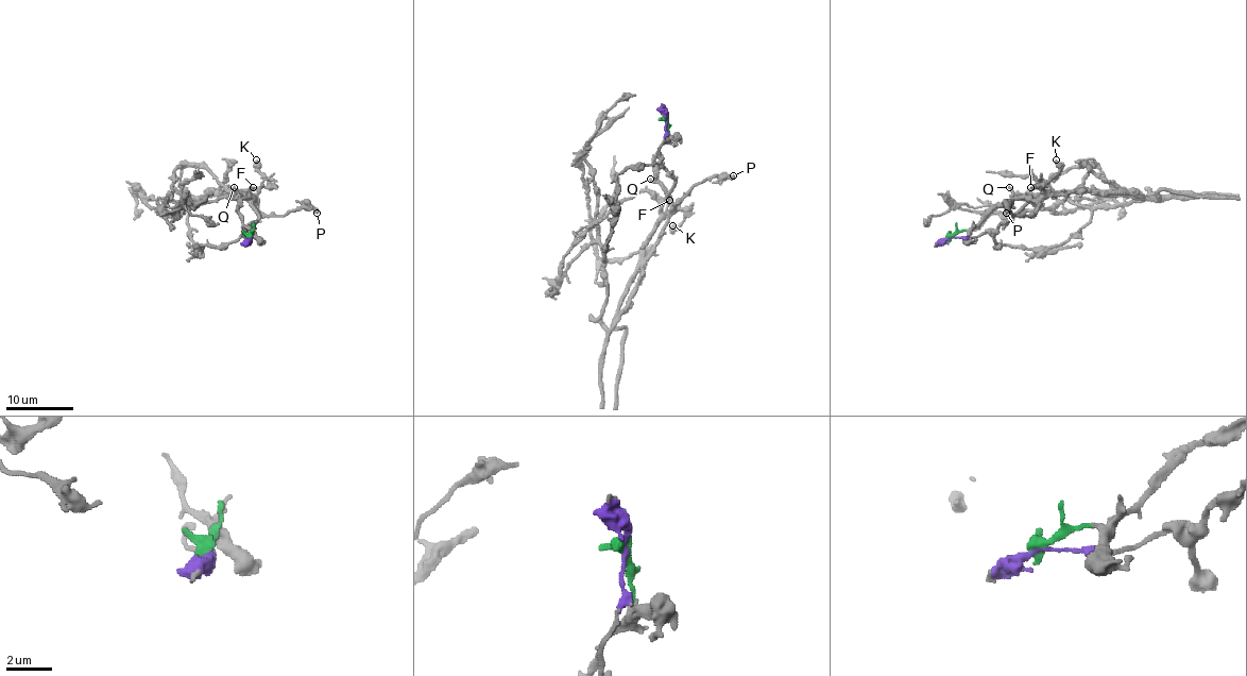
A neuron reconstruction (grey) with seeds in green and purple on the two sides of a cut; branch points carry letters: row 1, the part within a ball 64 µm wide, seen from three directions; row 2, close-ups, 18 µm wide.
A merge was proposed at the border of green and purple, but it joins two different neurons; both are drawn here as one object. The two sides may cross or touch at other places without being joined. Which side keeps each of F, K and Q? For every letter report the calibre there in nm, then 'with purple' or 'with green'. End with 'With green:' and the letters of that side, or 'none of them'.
F: 120 nm thick; with purple
K: 460 nm thick; with purple
Q: 130 nm thick; with green
With green: Q

